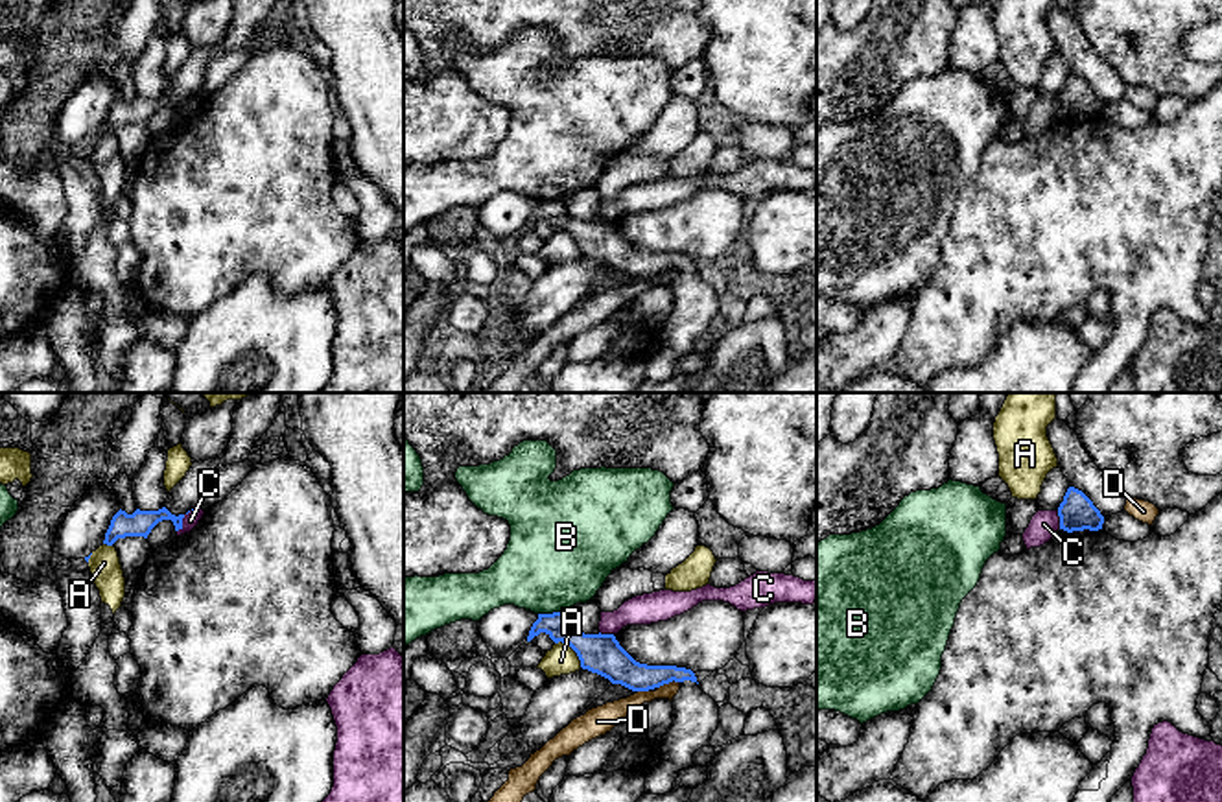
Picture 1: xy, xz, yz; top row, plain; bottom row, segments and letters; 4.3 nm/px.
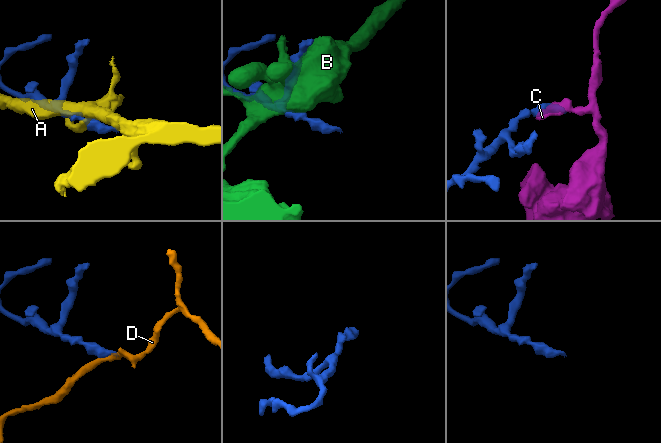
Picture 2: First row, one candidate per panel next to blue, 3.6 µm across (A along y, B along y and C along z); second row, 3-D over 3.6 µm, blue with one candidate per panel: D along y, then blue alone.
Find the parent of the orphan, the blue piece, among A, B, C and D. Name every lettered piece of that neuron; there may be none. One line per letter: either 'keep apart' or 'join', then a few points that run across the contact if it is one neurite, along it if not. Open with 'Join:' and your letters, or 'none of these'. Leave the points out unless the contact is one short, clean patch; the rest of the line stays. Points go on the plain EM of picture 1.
Join: none of these
A: keep apart
B: keep apart
C: keep apart; line xy (199, 94), (183, 106), (183, 113), (177, 118)
D: keep apart; line xz (679, 268), (669, 268), (658, 275)

